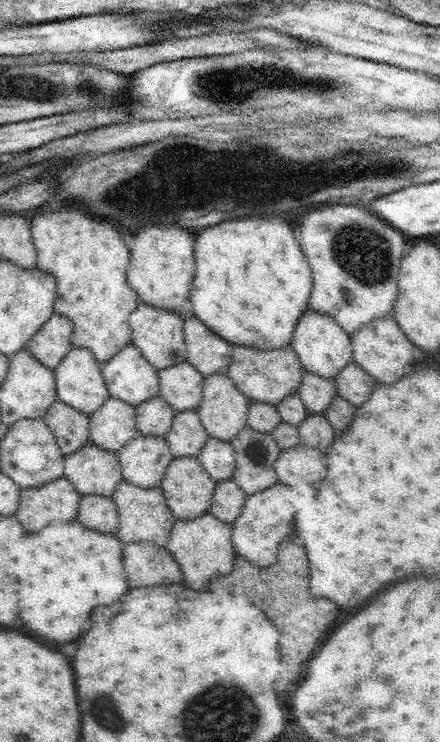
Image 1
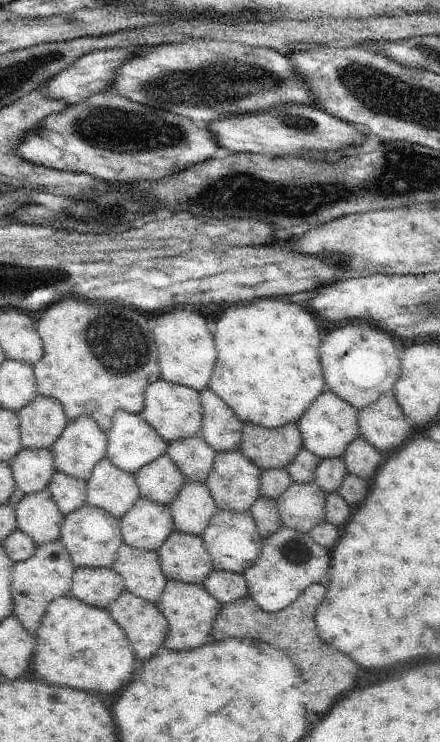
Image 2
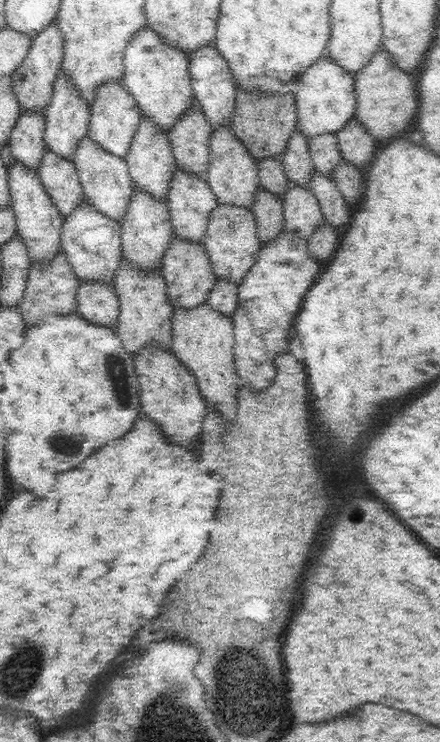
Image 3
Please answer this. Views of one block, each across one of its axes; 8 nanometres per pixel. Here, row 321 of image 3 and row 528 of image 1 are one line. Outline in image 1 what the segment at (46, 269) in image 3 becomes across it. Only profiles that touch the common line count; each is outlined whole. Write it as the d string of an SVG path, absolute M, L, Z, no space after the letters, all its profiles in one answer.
M62 476L47 486L22 491L16 518L22 522L24 532L32 534L55 521L76 520L81 498Z

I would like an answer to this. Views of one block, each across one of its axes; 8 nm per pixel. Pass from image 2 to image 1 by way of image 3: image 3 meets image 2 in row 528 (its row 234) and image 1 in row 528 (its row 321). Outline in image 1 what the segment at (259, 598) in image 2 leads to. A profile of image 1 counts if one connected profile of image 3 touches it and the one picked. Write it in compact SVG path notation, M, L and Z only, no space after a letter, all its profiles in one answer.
M312 484L275 486L247 498L244 509L233 523L232 542L235 552L258 568L268 568L276 562L278 548L288 537L298 536L298 516L304 504L314 498Z

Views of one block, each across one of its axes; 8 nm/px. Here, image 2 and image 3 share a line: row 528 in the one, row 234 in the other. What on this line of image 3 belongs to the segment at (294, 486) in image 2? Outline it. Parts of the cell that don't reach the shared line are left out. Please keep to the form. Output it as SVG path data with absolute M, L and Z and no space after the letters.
M290 181L282 199L285 230L307 240L325 220L317 196L308 187Z

